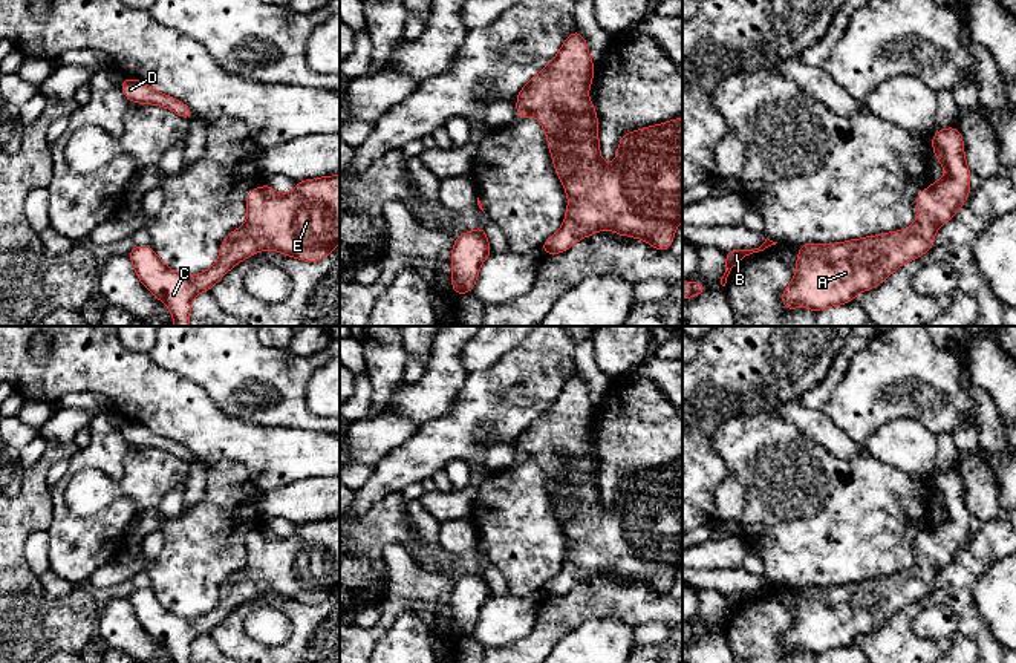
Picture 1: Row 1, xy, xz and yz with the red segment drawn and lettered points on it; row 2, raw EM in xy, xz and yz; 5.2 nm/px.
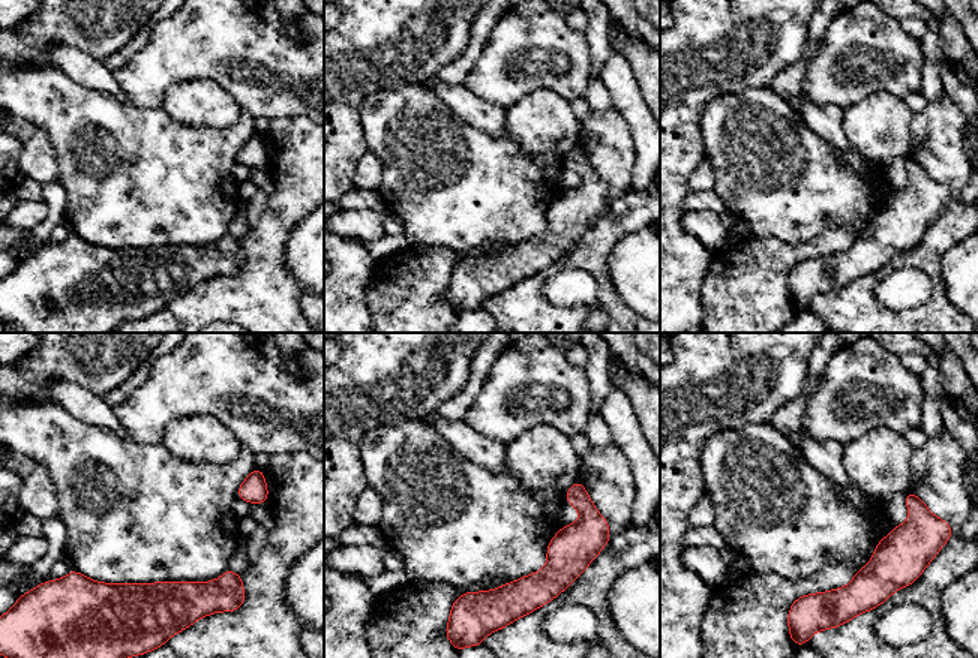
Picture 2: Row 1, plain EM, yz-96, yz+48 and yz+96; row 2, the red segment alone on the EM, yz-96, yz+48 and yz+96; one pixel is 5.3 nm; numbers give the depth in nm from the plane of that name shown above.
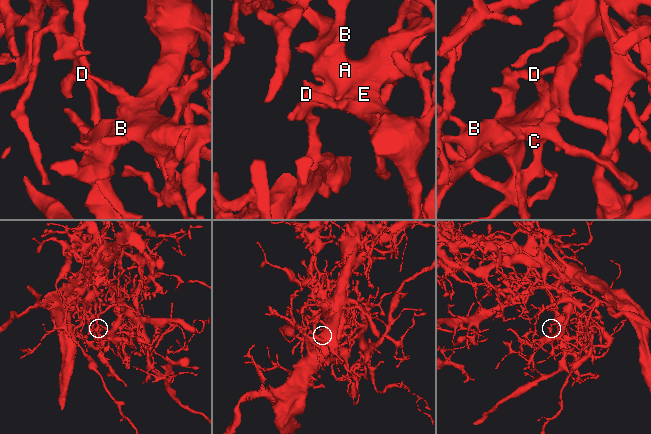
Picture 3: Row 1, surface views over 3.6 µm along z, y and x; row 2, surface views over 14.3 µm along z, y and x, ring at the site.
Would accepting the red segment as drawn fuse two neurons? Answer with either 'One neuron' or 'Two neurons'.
One neuron

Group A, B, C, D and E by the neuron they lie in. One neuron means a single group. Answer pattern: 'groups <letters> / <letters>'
groups A B C D E

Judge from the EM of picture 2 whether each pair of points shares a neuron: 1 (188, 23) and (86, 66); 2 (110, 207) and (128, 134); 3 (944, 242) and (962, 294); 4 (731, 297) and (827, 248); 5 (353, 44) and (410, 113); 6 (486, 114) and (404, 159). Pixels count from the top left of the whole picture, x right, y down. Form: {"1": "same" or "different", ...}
{"1": "same", "2": "same", "3": "different", "4": "same", "5": "different", "6": "different"}

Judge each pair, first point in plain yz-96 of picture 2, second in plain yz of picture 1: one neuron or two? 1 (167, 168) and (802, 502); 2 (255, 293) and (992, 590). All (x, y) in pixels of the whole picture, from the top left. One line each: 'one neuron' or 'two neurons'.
1: one neuron
2: two neurons

